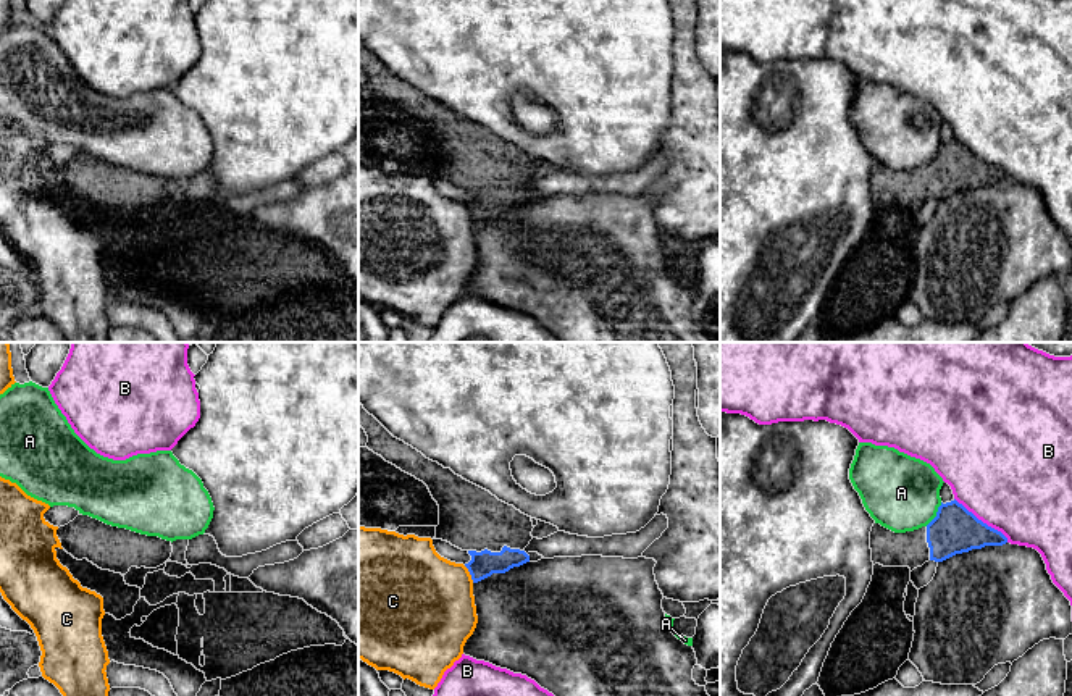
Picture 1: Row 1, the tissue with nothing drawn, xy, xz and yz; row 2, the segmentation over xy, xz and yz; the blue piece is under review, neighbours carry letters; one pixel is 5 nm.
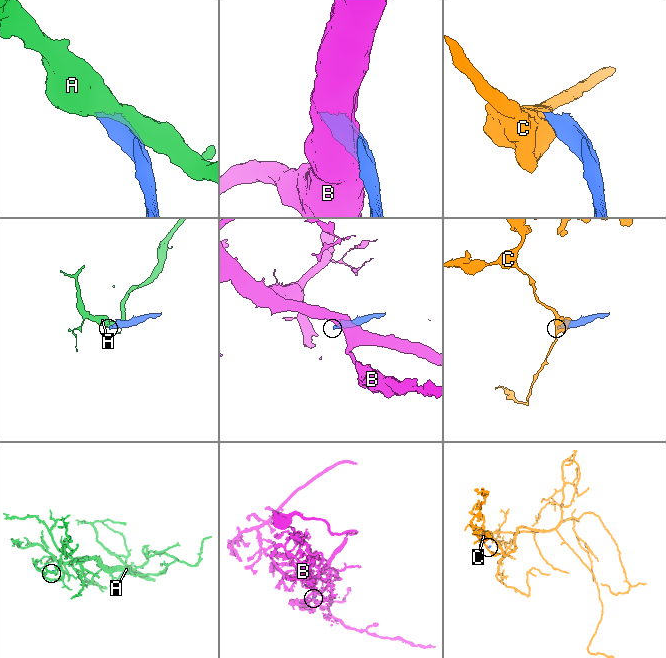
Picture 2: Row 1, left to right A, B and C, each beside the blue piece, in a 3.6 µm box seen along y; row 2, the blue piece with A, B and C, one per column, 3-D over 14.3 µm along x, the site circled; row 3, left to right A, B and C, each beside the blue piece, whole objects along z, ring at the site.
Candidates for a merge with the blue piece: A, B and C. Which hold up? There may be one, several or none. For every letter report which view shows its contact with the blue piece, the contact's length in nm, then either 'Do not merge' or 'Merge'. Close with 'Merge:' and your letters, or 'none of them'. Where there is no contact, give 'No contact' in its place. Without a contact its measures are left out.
A: Touches blue in yz. Shared border 150 nm. Do not merge
B: Touches blue in yz. Shared border 340 nm. Do not merge
C: Touches blue in xz. Shared border 100 nm. Do not merge
Merge: none of them

